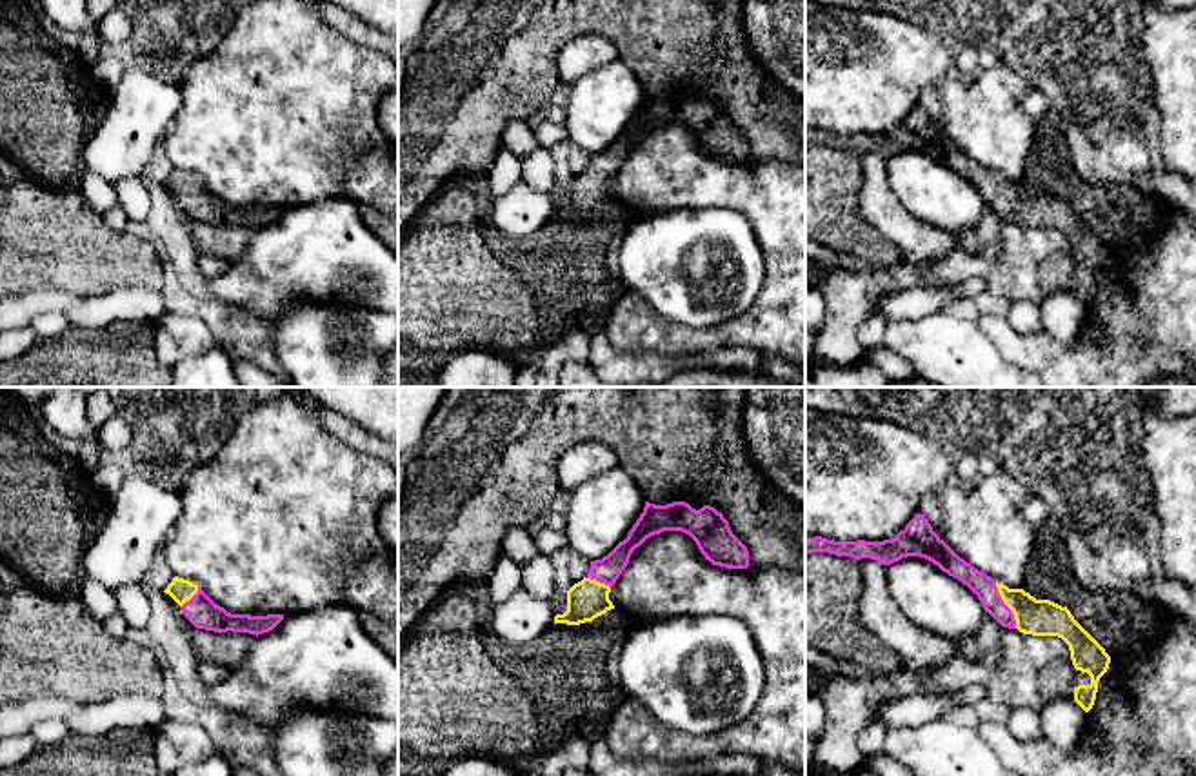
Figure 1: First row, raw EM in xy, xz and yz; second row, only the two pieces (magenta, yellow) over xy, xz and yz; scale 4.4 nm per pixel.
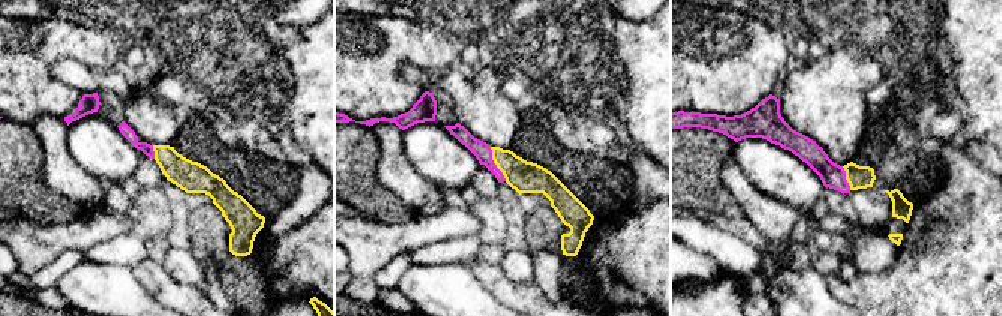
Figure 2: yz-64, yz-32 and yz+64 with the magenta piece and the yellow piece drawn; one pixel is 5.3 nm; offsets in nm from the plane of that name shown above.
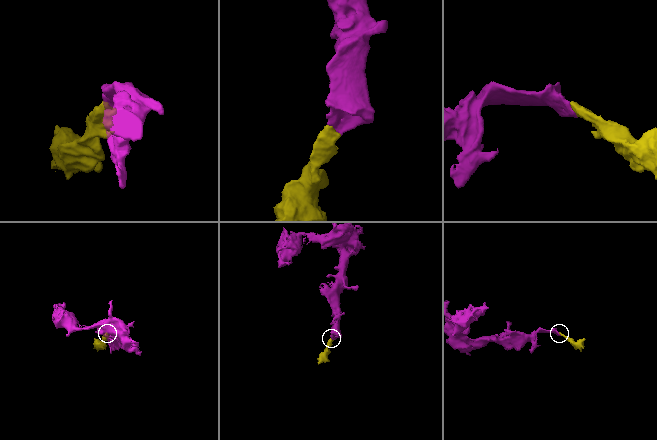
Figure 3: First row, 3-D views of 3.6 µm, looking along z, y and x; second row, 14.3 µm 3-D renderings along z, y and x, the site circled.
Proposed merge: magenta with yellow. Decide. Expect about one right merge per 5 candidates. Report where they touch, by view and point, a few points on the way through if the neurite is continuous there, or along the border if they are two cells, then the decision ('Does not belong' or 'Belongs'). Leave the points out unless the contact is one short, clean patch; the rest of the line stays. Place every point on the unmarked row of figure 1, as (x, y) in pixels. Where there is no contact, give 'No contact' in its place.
Touches magenta at yz (1006, 198). Path across: yz (980, 177), (1006, 198), (1033, 209). Belongs

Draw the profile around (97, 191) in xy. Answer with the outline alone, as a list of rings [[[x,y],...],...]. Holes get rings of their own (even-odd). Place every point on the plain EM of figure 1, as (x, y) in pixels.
[[[84,171],[78,185],[87,205],[104,216],[116,204],[116,189],[96,173]]]

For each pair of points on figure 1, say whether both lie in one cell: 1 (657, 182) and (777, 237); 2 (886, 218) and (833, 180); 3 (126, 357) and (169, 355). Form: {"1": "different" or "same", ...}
{"1": "same", "2": "different", "3": "different"}

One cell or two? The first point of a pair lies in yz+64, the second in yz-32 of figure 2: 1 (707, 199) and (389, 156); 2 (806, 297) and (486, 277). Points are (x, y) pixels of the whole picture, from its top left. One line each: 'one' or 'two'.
1: two
2: two

